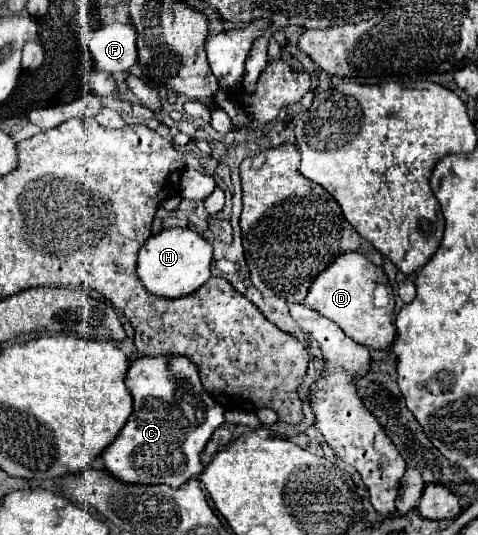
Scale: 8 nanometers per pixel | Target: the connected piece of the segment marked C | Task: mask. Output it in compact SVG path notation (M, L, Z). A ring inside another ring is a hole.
M144 356L128 368L126 386L134 398L134 412L118 438L104 450L104 468L116 478L124 478L132 484L170 484L172 488L178 488L190 478L196 478L204 470L200 454L206 442L212 432L224 424L224 406L204 392L196 364L184 356Z

